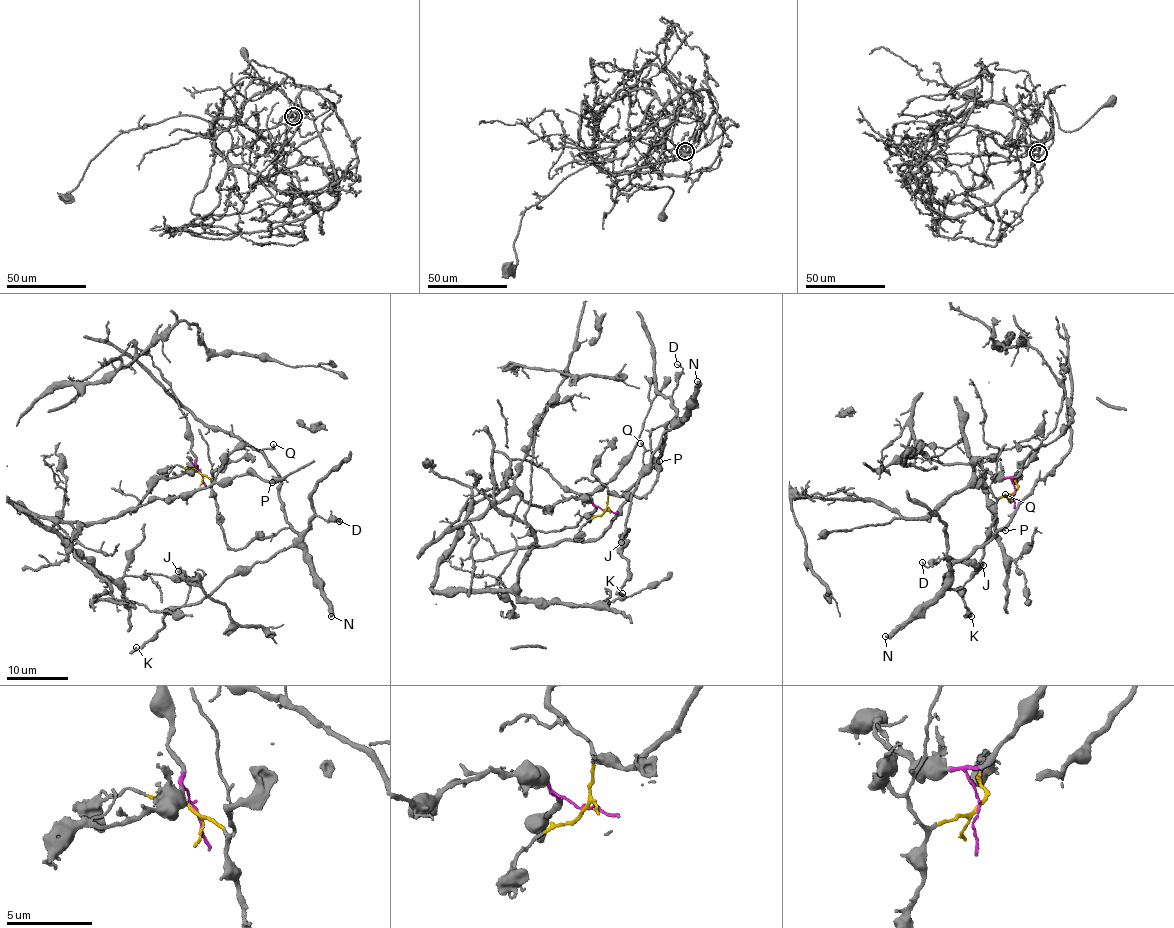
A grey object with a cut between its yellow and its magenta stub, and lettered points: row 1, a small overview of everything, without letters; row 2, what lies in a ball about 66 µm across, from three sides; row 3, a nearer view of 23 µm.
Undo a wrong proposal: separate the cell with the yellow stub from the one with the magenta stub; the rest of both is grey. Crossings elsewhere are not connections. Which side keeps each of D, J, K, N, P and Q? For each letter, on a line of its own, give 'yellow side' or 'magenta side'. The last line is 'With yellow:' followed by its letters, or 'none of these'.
D: yellow side
J: yellow side
K: yellow side
N: yellow side
P: yellow side
Q: yellow side
With yellow: D, J, K, N, P, Q

